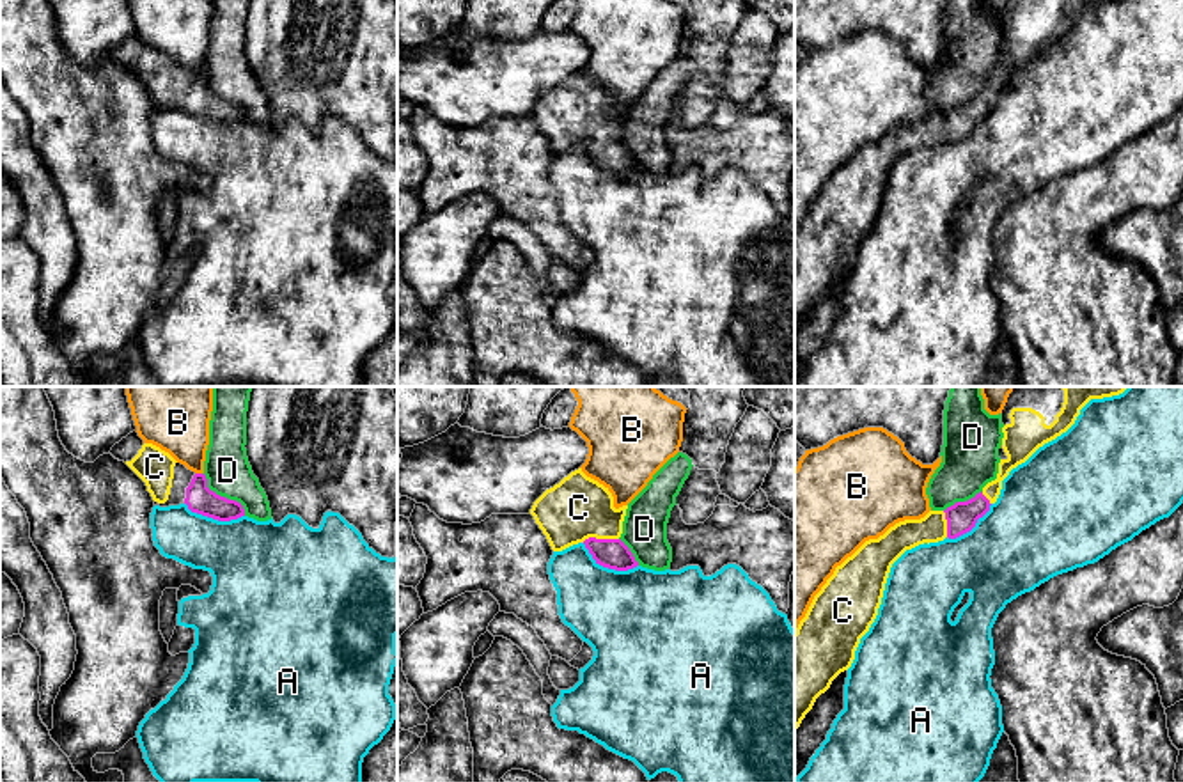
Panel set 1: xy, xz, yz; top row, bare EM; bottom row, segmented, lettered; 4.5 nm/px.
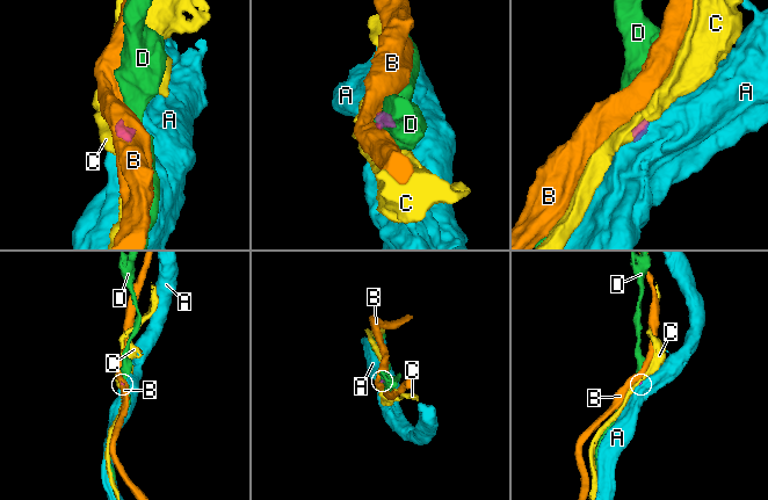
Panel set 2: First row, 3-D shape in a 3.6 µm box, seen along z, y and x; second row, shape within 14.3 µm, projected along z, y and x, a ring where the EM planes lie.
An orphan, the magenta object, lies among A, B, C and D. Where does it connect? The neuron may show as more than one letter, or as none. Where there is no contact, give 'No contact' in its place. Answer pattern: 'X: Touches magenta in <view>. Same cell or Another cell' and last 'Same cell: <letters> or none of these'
A: Touches magenta in xz. Another cell
B: Touches magenta in xy. Another cell
C: Touches magenta in xz. Same cell
D: Touches magenta in xy. Another cell
Same cell: C

